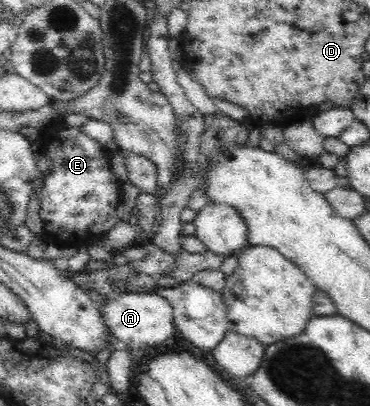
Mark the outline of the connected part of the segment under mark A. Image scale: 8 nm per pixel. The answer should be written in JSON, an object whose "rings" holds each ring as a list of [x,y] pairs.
{"rings":[[[132,292],[113,295],[109,297],[102,317],[114,337],[118,341],[126,343],[129,350],[153,349],[177,334],[173,319],[173,308],[164,297],[158,294]]]}

